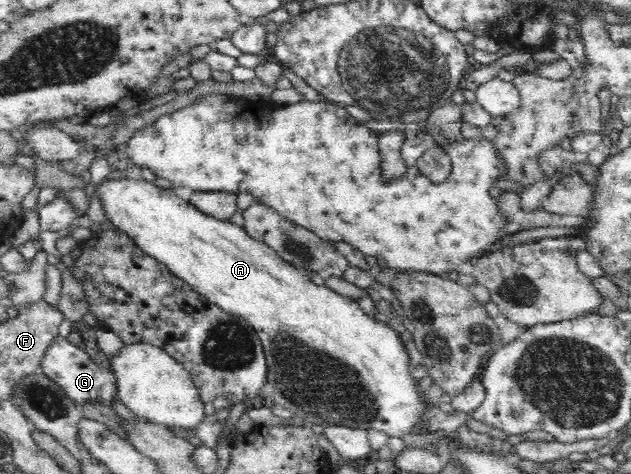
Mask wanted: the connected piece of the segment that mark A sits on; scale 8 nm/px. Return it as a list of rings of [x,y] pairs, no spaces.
[[[117,175],[107,177],[98,186],[98,195],[106,207],[106,213],[110,227],[118,227],[124,230],[126,234],[146,253],[163,262],[178,278],[187,282],[196,292],[205,296],[210,304],[219,306],[222,310],[230,314],[244,317],[250,324],[251,328],[259,338],[263,345],[266,360],[268,360],[268,372],[266,372],[266,392],[270,390],[272,394],[273,404],[278,404],[286,410],[290,410],[293,415],[298,416],[303,420],[306,426],[323,425],[342,425],[347,427],[354,427],[369,430],[379,430],[384,432],[388,437],[400,437],[415,434],[429,434],[425,426],[423,426],[423,416],[428,409],[432,408],[426,398],[424,392],[418,386],[418,379],[412,377],[412,368],[409,366],[410,357],[404,343],[402,343],[402,336],[400,332],[391,326],[380,322],[378,318],[369,316],[355,301],[349,296],[338,294],[335,290],[328,288],[325,284],[315,284],[301,269],[297,269],[294,265],[284,260],[278,253],[265,245],[263,242],[254,240],[248,231],[241,226],[238,226],[230,221],[218,220],[212,216],[208,216],[196,209],[189,201],[184,201],[180,196],[175,194],[175,189],[160,188],[154,185],[154,182],[145,181],[143,178],[139,180],[134,179],[120,179]]]

